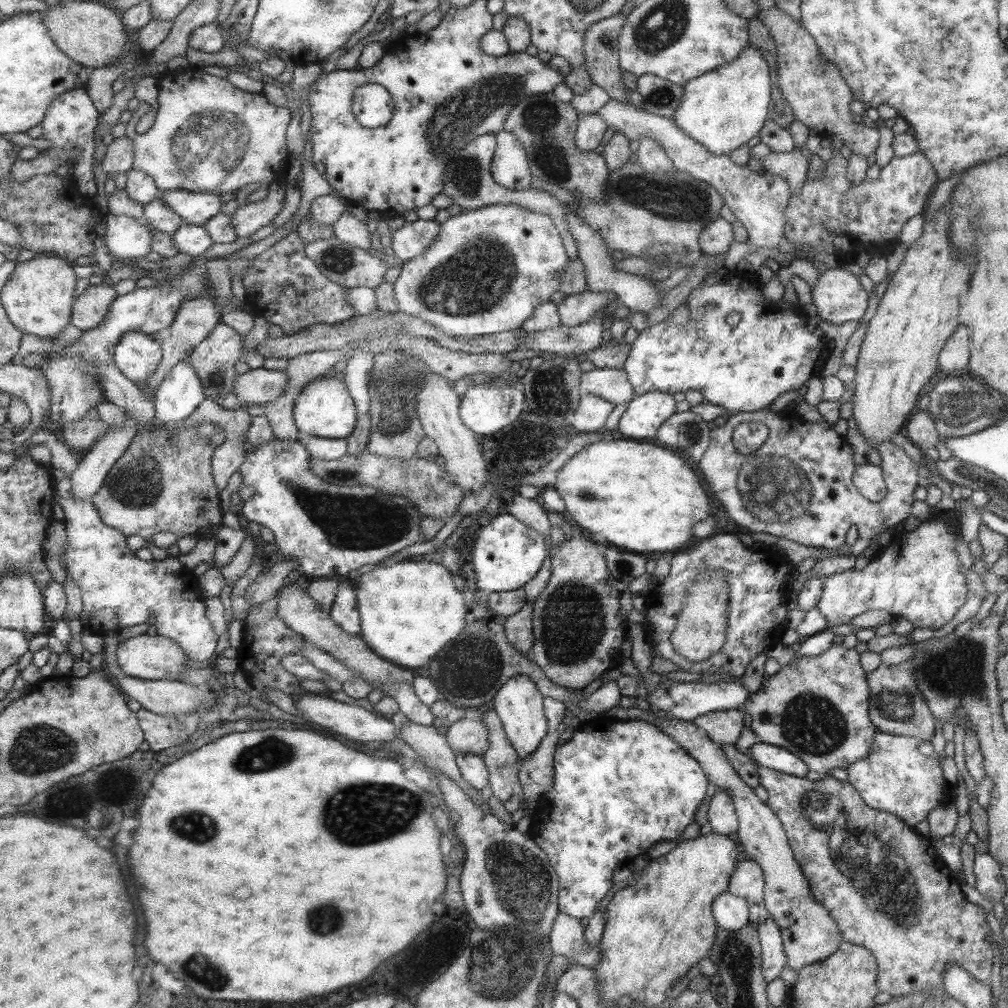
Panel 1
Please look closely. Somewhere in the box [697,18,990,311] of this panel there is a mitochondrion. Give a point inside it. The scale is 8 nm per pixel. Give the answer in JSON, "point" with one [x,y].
{"point":[825,69]}

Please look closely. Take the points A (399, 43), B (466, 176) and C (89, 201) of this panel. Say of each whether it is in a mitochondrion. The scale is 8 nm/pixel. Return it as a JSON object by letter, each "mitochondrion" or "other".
{"A":"other","B":"mitochondrion","C":"other"}

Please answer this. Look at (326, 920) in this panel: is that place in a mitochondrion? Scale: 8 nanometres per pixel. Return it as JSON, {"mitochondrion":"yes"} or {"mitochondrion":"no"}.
{"mitochondrion":"yes"}

